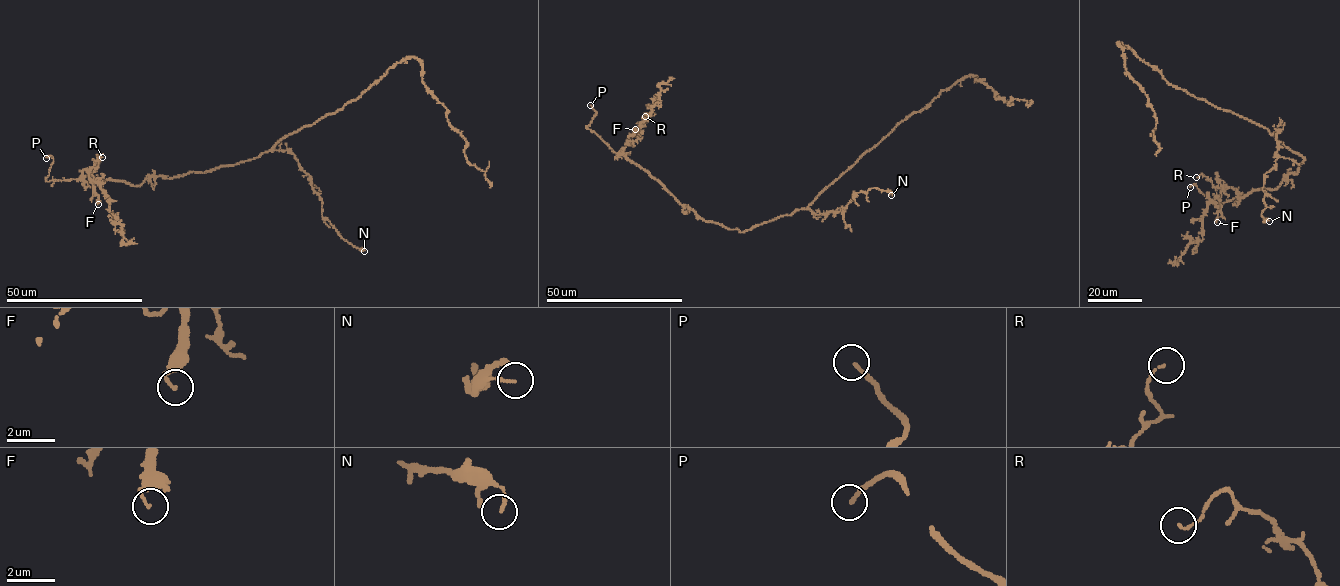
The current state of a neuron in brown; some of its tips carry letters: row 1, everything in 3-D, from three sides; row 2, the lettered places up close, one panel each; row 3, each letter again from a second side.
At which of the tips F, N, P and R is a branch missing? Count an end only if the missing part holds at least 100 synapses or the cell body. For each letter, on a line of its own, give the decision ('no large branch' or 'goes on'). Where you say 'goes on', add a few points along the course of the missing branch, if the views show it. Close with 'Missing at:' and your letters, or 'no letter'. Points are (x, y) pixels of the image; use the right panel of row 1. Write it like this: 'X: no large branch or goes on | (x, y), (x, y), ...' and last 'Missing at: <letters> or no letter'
F: no large branch
N: no large branch
P: goes on | (1190, 187), (1193, 198), (1212, 211)
R: no large branch
Missing at: P

